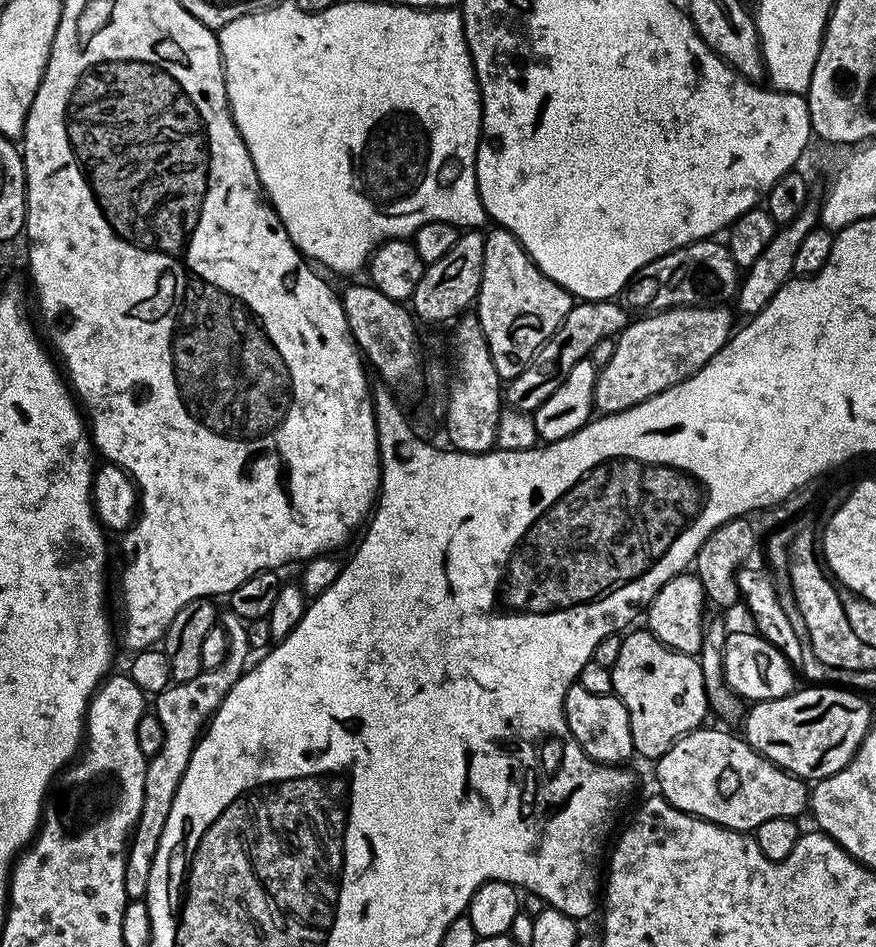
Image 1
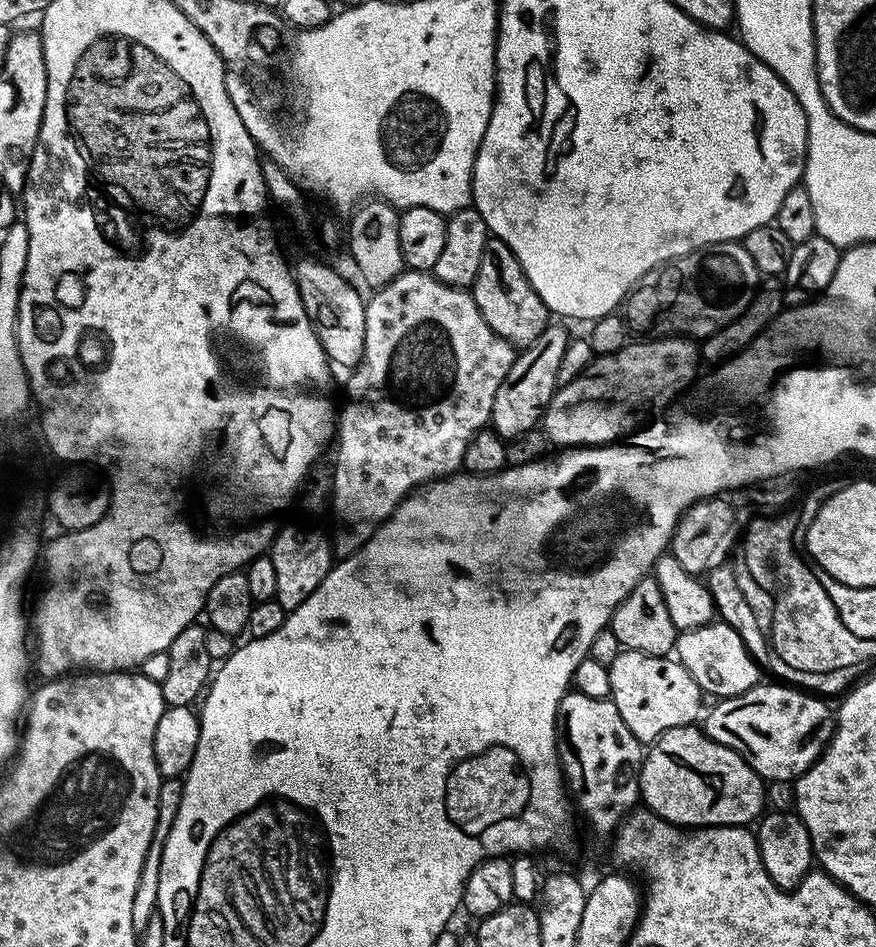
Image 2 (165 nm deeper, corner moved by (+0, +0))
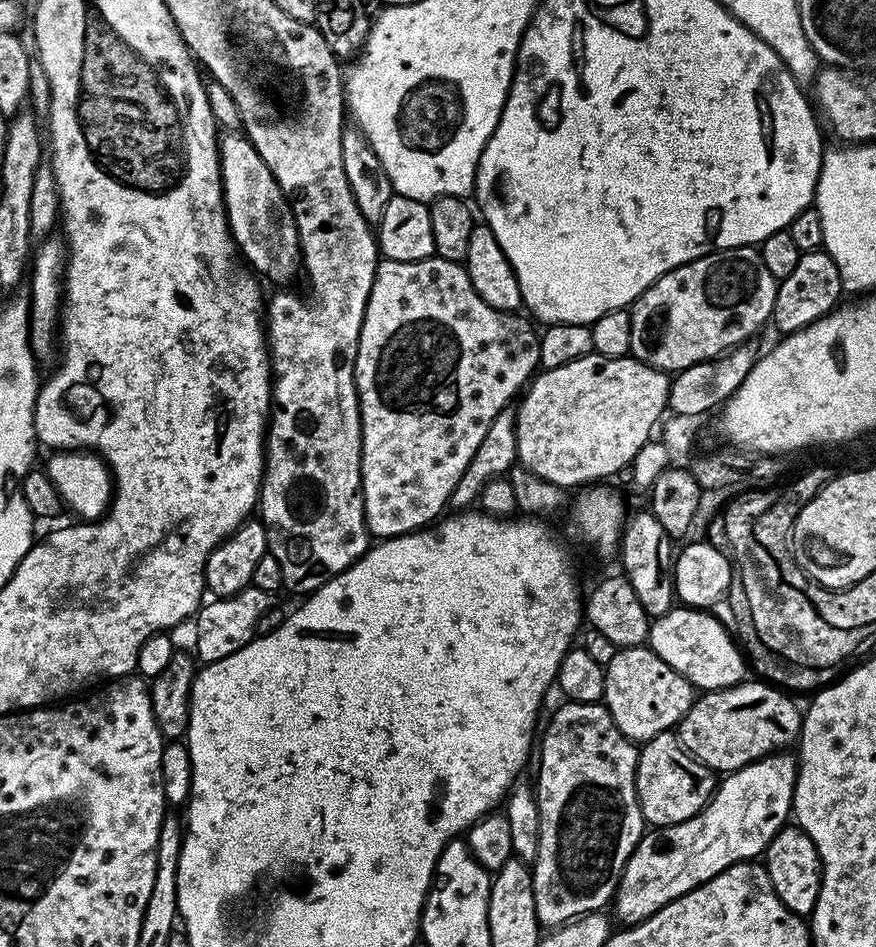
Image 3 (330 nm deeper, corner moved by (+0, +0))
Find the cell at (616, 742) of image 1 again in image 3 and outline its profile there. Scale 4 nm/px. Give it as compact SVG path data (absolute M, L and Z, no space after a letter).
M571 702L561 703L561 708L557 710L552 716L552 721L548 724L548 729L544 732L544 741L539 741L538 752L540 748L540 777L534 780L534 791L536 794L536 805L540 811L540 837L538 838L538 854L534 863L531 865L532 869L532 889L534 890L534 910L536 911L536 918L540 923L541 929L551 930L553 928L560 928L564 924L569 924L570 921L578 919L579 916L585 916L588 912L599 912L601 910L607 909L607 904L609 907L610 901L616 895L616 888L620 884L620 874L624 871L626 862L630 858L630 854L636 849L636 844L640 841L641 836L644 835L646 831L646 823L643 818L643 812L640 809L639 802L636 799L636 764L637 764L637 753L638 748L633 741L629 740L628 737L622 734L622 730L614 722L614 718L608 712L607 707L603 703L598 704L573 704Z

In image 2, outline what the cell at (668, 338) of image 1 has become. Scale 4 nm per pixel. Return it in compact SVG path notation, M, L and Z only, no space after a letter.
M677 334L637 340L640 340L637 344L636 341L630 342L609 356L596 356L580 375L557 387L542 417L542 430L548 436L549 445L560 450L596 448L600 444L614 444L631 436L653 415L651 412L655 408L667 409L673 403L671 400L695 378L696 367L701 367L702 357L695 339Z

